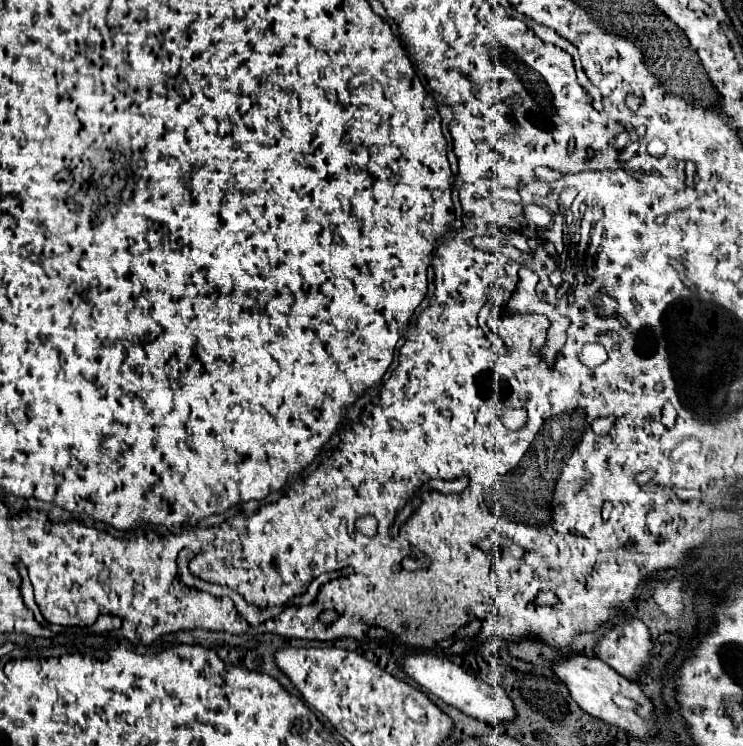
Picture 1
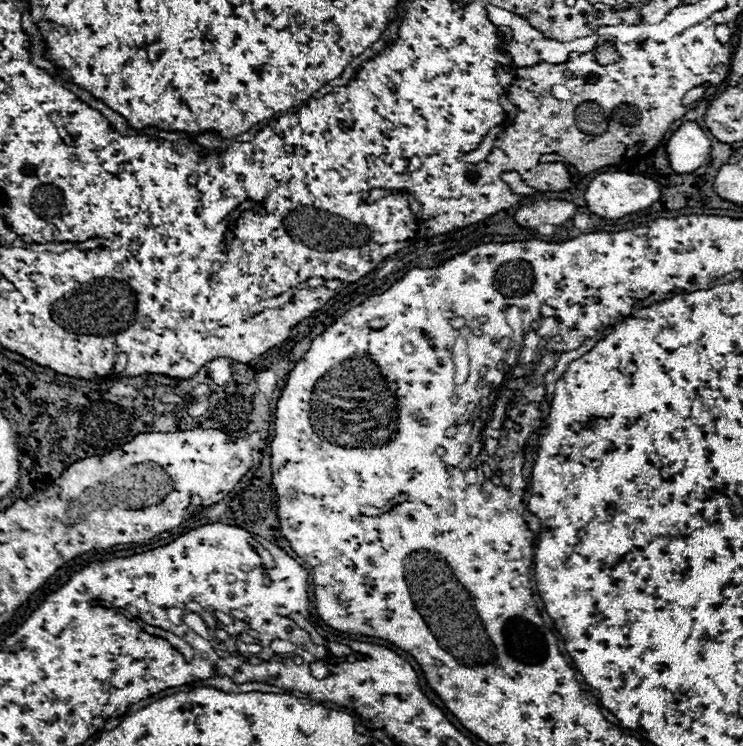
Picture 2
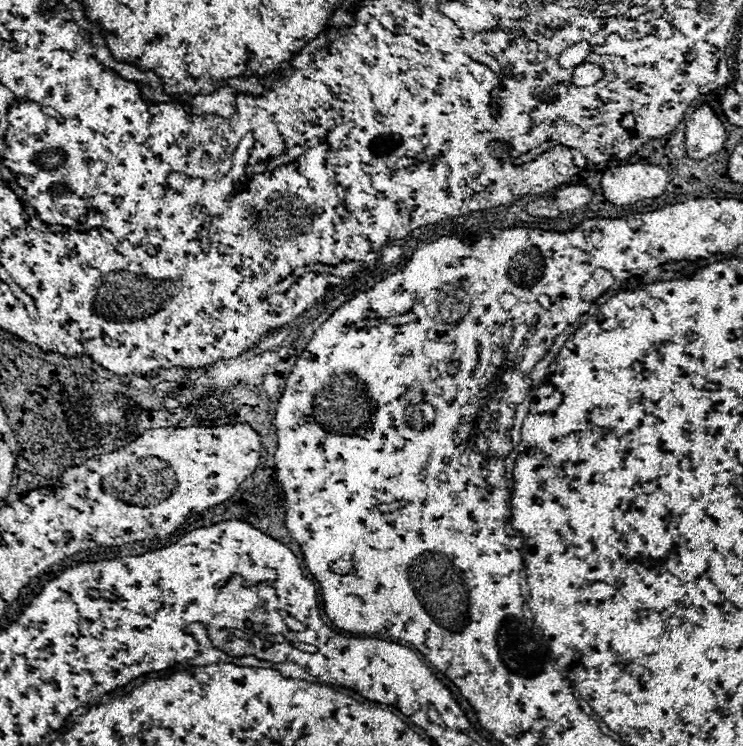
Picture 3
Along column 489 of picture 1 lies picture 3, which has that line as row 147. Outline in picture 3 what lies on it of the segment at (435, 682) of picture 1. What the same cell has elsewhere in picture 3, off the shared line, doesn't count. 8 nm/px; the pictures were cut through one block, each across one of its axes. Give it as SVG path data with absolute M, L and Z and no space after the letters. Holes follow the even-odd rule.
M700 106L690 114L684 132L684 150L690 160L706 160L724 146L724 140L726 132L722 130L722 122L708 106Z

